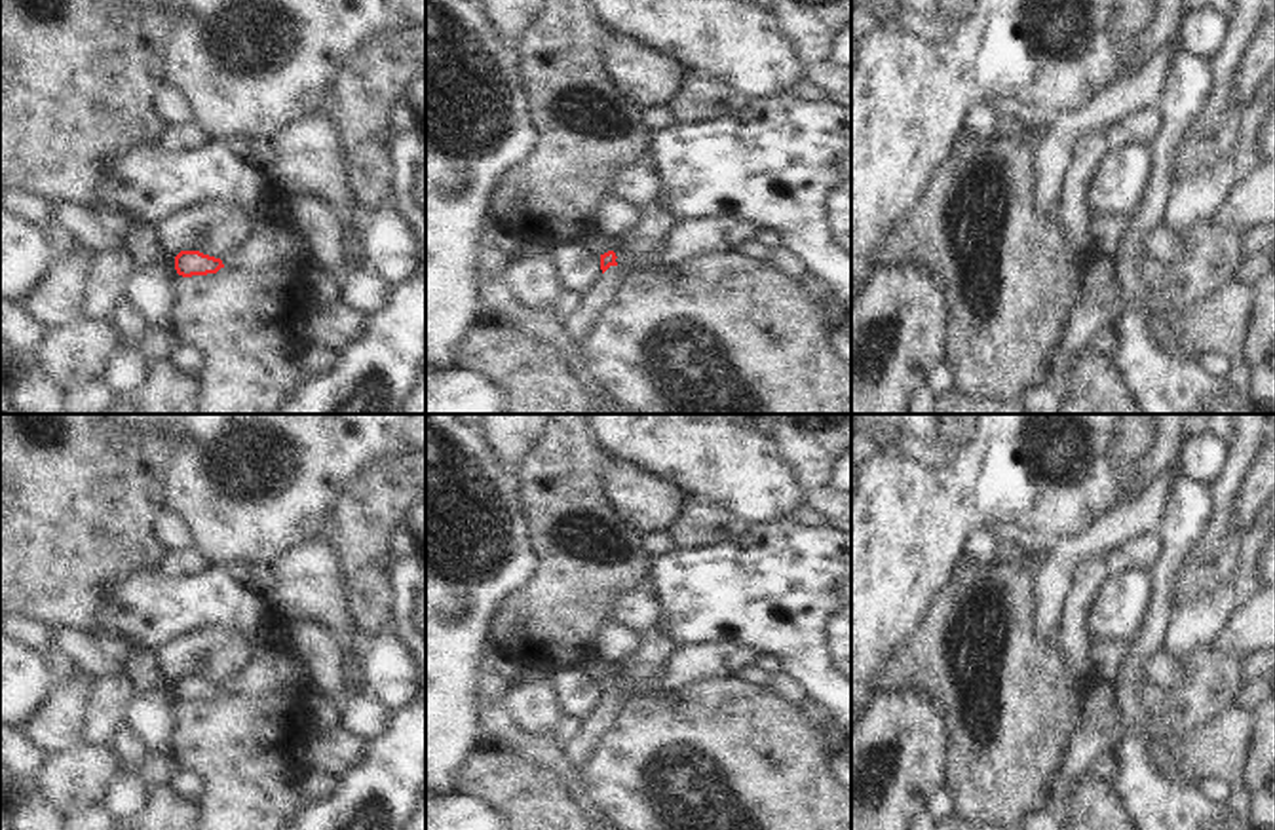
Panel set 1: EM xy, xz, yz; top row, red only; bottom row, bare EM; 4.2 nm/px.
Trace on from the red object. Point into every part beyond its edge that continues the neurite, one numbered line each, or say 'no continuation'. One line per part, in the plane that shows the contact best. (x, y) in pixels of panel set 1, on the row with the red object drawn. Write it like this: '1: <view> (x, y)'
1: xz (603, 295)

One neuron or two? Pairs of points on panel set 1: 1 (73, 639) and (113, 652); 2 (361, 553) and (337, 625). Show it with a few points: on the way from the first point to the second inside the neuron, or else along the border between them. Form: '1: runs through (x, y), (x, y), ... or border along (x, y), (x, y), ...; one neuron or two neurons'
1: runs through (82, 648), (103, 652); one neuron
2: border along (337, 546), (348, 585), (348, 614), (358, 631); two neurons

